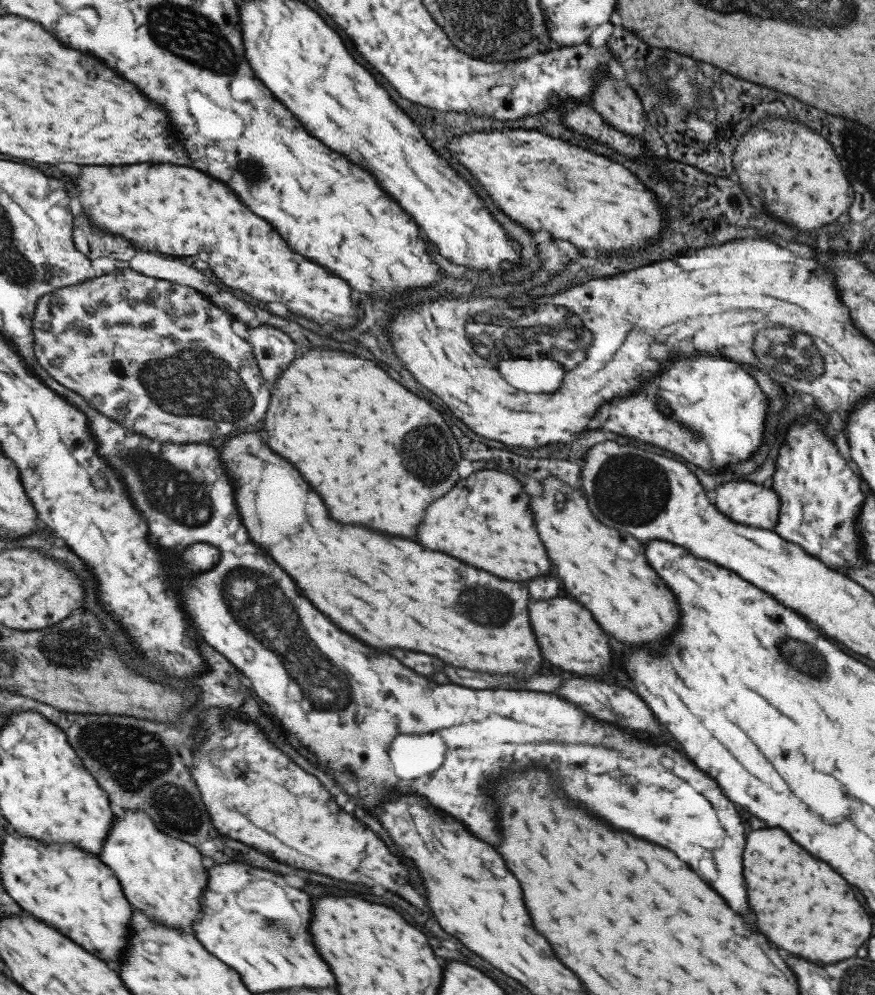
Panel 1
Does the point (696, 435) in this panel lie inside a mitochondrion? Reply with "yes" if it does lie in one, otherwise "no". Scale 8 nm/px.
yes

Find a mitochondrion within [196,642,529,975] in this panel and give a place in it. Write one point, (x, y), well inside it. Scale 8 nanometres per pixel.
(272, 923)

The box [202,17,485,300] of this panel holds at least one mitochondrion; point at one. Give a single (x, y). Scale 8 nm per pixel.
(251, 169)

